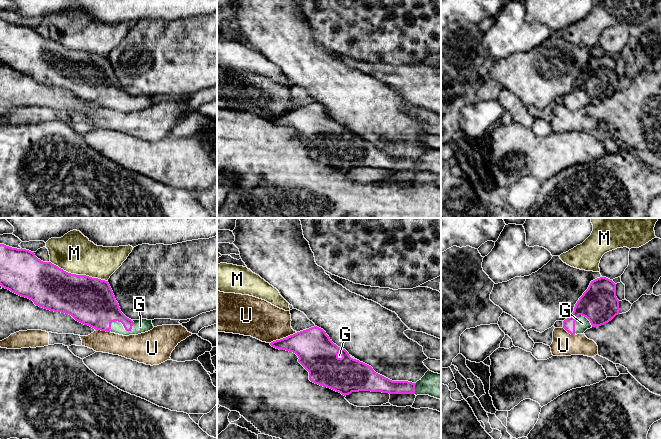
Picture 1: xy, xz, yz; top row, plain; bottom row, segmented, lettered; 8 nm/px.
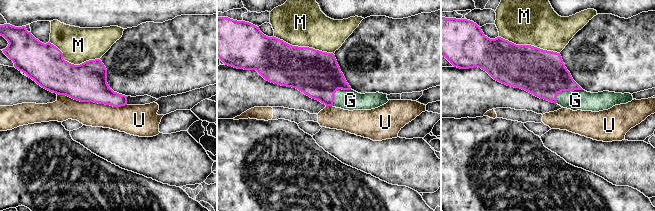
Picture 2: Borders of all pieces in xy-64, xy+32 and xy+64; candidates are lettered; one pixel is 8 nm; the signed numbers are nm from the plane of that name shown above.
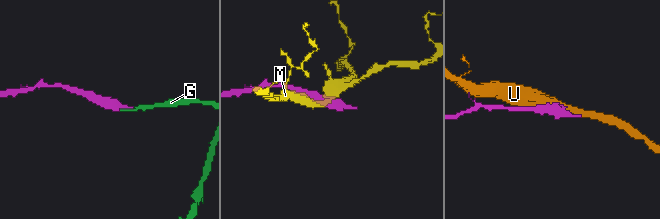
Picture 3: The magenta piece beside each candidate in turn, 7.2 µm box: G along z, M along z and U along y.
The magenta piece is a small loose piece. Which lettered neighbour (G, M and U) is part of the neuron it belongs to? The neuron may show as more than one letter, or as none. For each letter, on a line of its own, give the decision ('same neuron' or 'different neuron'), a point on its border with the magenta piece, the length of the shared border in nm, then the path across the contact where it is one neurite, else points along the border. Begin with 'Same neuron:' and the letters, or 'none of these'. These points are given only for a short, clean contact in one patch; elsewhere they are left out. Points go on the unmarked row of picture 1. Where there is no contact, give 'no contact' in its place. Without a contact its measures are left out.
Same neuron: G
G: same neuron; meets magenta in xy at (121, 98); contact 220 nm long
M: different neuron; meets magenta in xy at (79, 51); contact 500 nm long
U: different neuron; meets magenta in xz at (283, 114); contact 240 nm long

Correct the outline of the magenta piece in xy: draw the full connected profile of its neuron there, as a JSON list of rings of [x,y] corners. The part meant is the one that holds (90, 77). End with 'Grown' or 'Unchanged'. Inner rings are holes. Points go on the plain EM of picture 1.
[[[0,20],[0,61],[28,74],[36,82],[71,91],[76,97],[95,106],[123,112],[138,111],[154,104],[152,96],[131,96],[120,86],[108,57],[71,50],[51,38],[43,38],[34,28]]]. Grown

